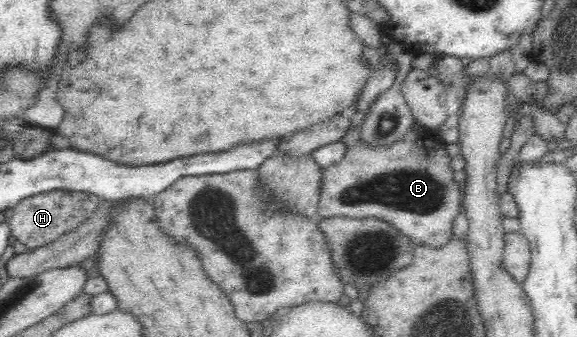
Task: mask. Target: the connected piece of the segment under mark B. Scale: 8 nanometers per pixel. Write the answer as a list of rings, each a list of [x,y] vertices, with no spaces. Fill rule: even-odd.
[[[426,128],[410,131],[392,145],[366,145],[359,139],[348,147],[342,161],[326,167],[321,180],[320,199],[317,205],[317,215],[322,218],[354,217],[366,219],[376,217],[394,226],[402,235],[415,244],[426,244],[430,249],[441,248],[454,234],[452,223],[462,212],[462,184],[454,181],[454,171],[451,168],[452,157],[447,152],[445,142],[435,139]]]

